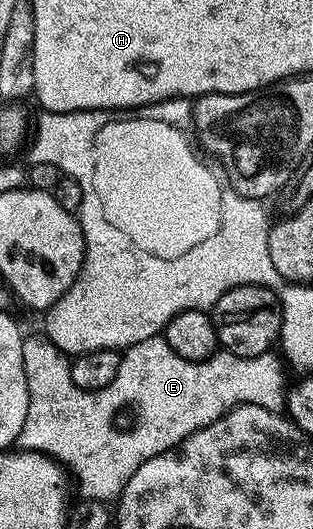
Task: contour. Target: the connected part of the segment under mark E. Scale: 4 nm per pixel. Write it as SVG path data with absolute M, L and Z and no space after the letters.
M26 334L21 345L29 400L27 421L23 421L17 443L26 451L40 451L62 465L67 464L67 467L69 454L73 451L73 460L70 461L68 470L71 475L73 470L73 475L81 486L80 494L86 499L116 500L127 481L131 481L135 469L143 465L143 461L151 461L151 457L179 446L191 433L211 425L232 407L246 403L278 413L284 412L287 407L286 368L282 360L276 354L273 356L273 353L244 359L222 350L201 363L188 363L174 353L171 345L167 345L161 335L156 335L124 348L119 361L119 373L115 373L115 381L111 381L111 385L98 391L84 391L75 385L75 381L71 381L70 360L65 352L58 349L50 339L46 339L44 334Z

